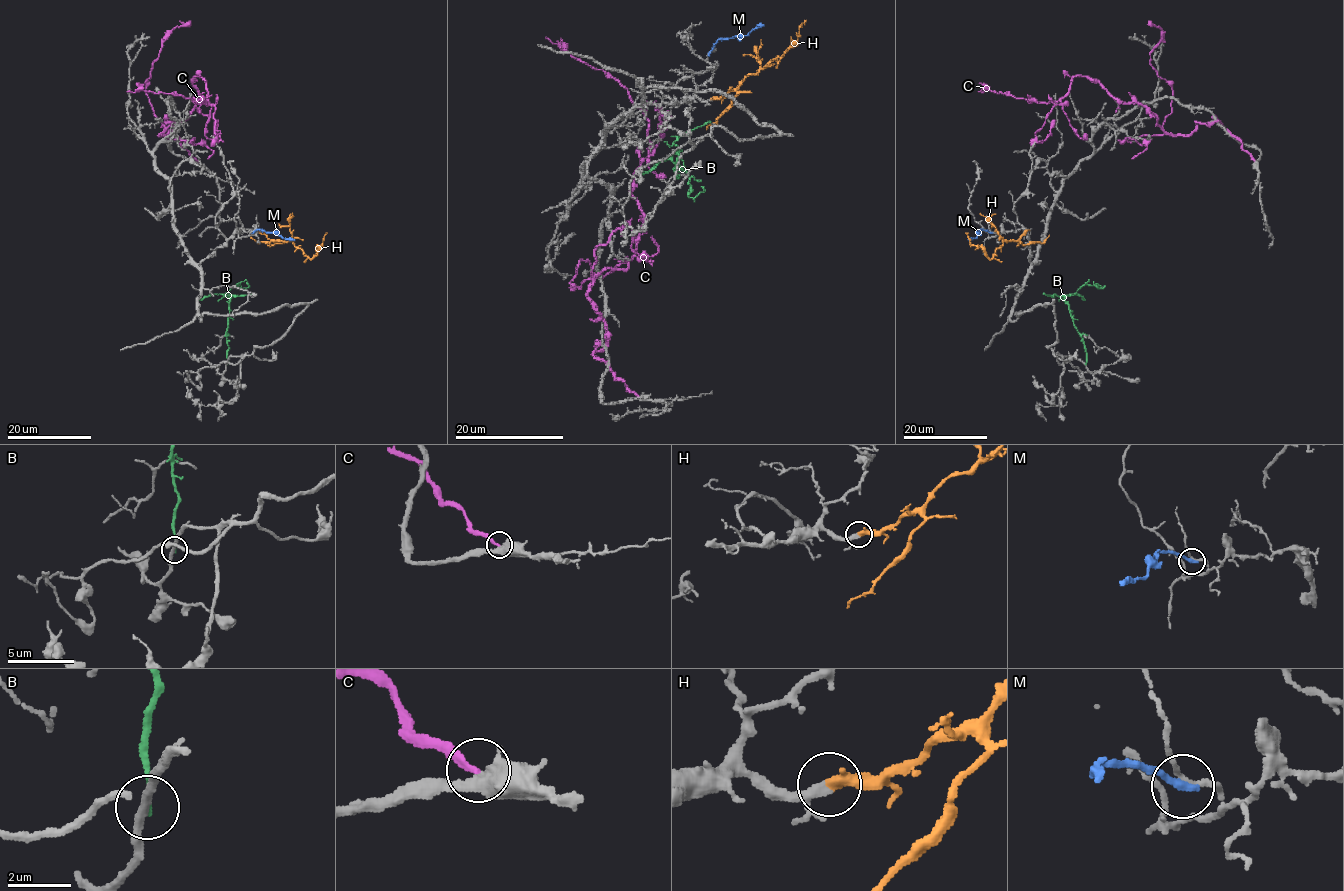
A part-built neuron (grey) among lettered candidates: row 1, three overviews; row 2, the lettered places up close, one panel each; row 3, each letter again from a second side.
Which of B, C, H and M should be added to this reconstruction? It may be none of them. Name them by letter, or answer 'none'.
H

